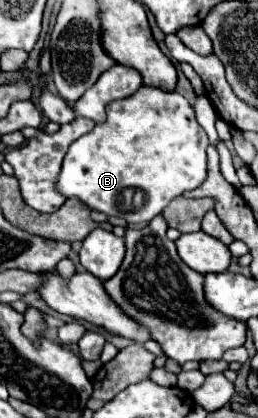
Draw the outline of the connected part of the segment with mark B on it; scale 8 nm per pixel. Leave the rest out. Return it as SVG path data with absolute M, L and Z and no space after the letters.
M143 85L131 97L113 101L107 105L107 121L95 125L93 131L71 143L63 169L57 181L57 189L69 199L77 197L87 207L103 211L107 215L123 217L127 223L151 221L159 215L175 197L189 189L197 189L207 177L207 147L209 139L205 129L197 123L195 111L189 101L177 91L163 91Z

